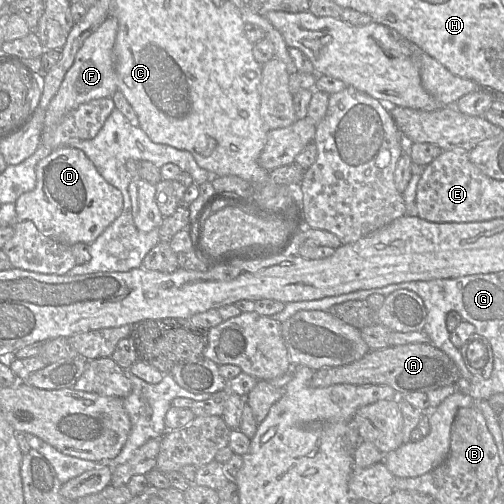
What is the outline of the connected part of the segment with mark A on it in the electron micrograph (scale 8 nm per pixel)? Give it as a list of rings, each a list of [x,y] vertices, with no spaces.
[[[431,342],[410,343],[370,350],[361,359],[349,364],[324,367],[315,371],[311,380],[313,387],[328,387],[336,384],[388,385],[398,393],[428,393],[443,386],[455,384],[461,375],[455,362]]]

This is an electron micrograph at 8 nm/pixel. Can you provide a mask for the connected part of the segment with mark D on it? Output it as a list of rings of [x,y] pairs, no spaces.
[[[64,146],[53,150],[36,166],[36,186],[22,194],[15,202],[16,219],[31,221],[45,236],[73,246],[76,243],[91,245],[122,213],[123,196],[98,172],[93,162],[80,149]]]

